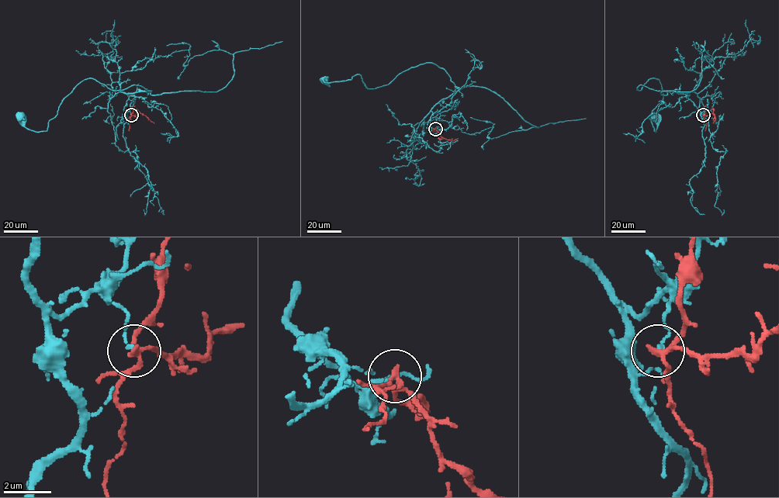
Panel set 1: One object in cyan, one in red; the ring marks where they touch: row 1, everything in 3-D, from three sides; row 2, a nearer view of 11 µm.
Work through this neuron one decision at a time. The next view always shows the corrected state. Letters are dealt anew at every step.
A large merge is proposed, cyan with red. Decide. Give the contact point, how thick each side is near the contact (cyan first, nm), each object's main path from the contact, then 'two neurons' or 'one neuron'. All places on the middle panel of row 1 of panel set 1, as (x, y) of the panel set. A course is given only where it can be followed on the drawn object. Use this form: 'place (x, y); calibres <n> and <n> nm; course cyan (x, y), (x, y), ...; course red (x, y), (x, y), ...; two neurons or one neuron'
place (435, 129); calibres 120 and 180 nm; course cyan (435, 128), (427, 125), (431, 109), (455, 84), (432, 63), (375, 88), (359, 74), (323, 80); course red (435, 128), (444, 138), (452, 140), (458, 138); two neurons

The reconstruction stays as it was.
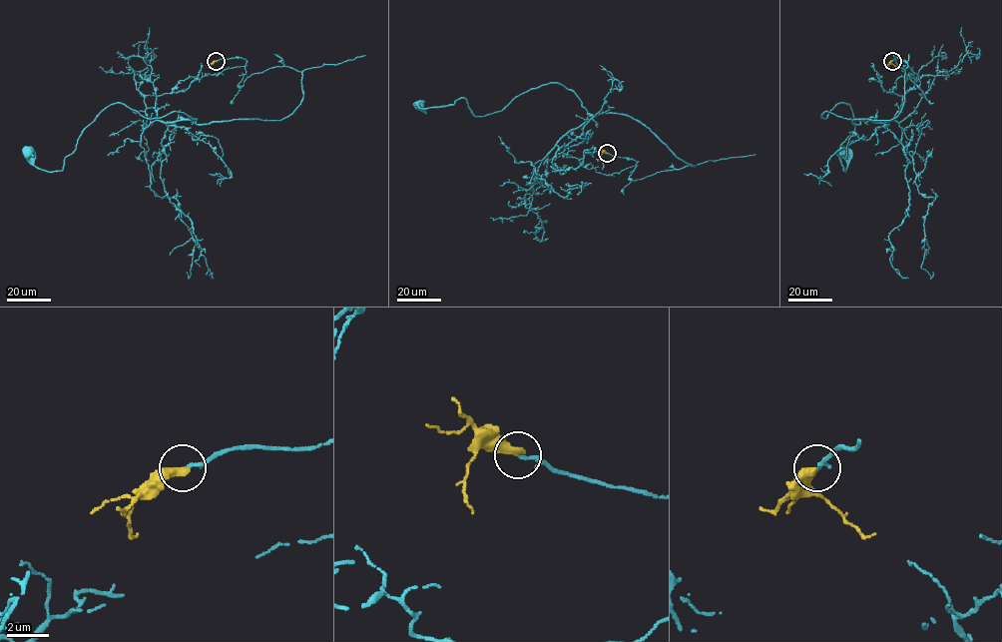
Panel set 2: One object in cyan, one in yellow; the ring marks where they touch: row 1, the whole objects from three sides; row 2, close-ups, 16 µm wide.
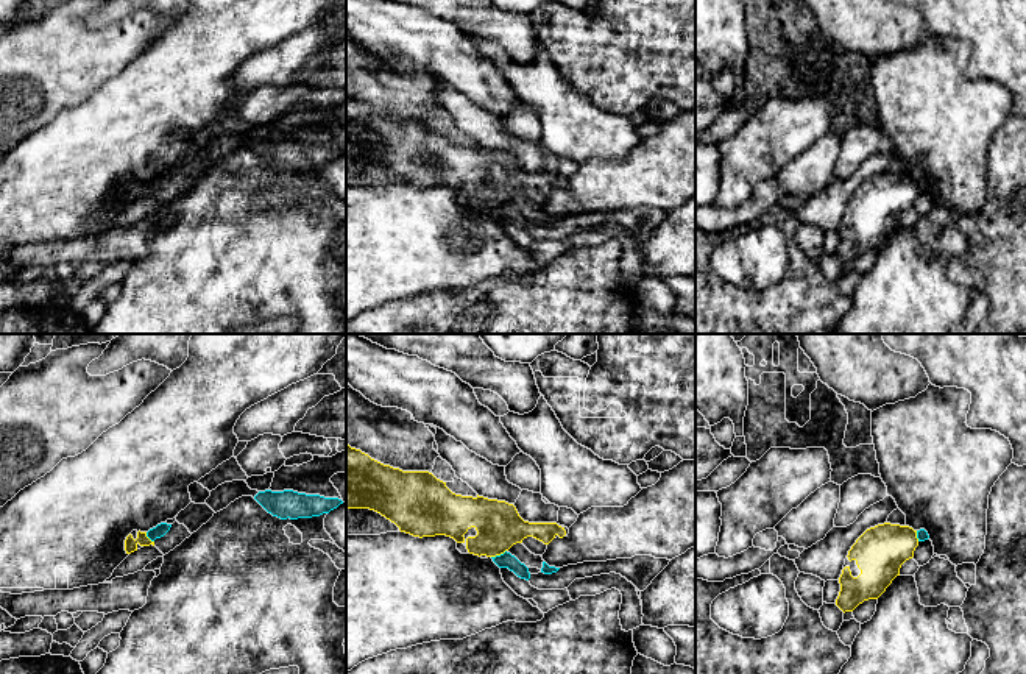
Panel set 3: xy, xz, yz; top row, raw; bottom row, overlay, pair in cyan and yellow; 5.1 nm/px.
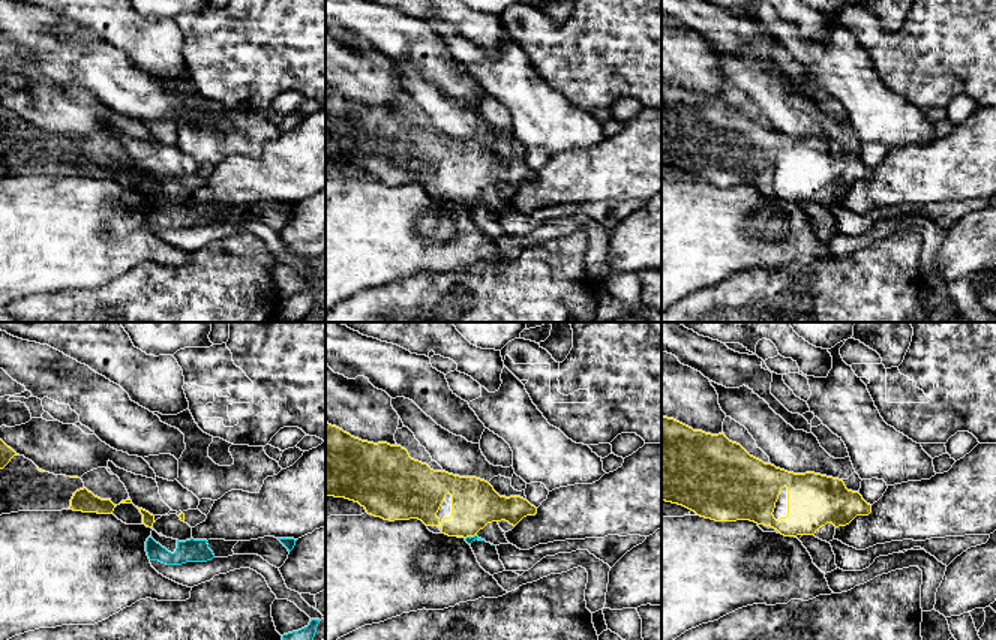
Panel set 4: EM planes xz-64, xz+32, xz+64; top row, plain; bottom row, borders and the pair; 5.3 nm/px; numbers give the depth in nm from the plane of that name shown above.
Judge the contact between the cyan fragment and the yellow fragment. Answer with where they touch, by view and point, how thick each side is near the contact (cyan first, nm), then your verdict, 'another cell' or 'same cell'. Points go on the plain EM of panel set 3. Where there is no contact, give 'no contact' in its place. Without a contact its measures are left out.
contact xz (498, 206); calibres 80 and 240 nm; same cell

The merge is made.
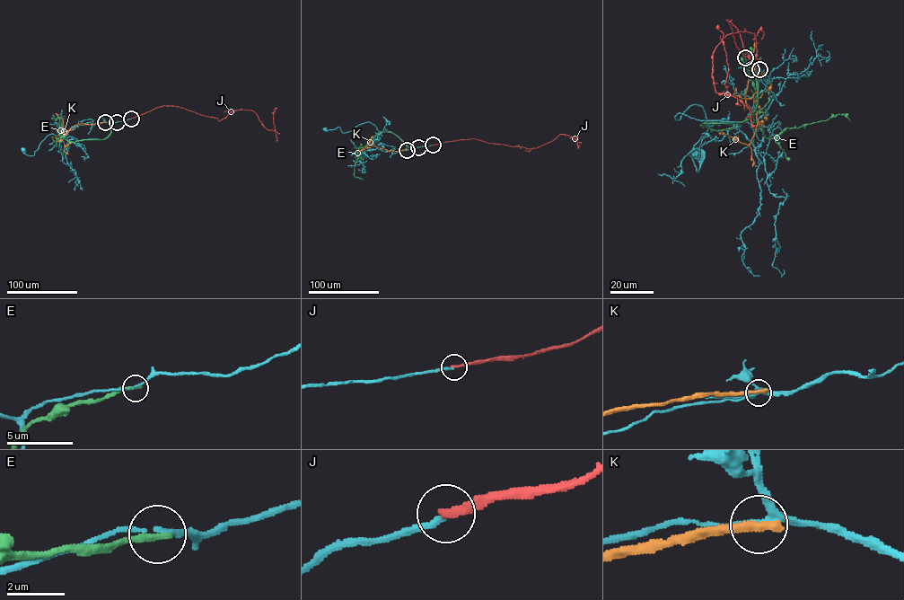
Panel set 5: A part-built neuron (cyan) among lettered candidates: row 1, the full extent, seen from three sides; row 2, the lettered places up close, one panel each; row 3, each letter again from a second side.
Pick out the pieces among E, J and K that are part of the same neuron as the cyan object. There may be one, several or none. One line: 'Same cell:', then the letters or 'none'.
Same cell: none

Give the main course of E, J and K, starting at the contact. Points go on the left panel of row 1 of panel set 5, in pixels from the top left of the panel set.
E: (117, 122), (110, 125), (110, 133), (103, 139), (74, 142), (60, 137), (56, 145), (52, 137), (61, 139)
J: (131, 119), (163, 106), (219, 120), (246, 110), (275, 130), (276, 108)
K: (105, 122), (76, 124), (62, 138), (65, 146), (71, 143)

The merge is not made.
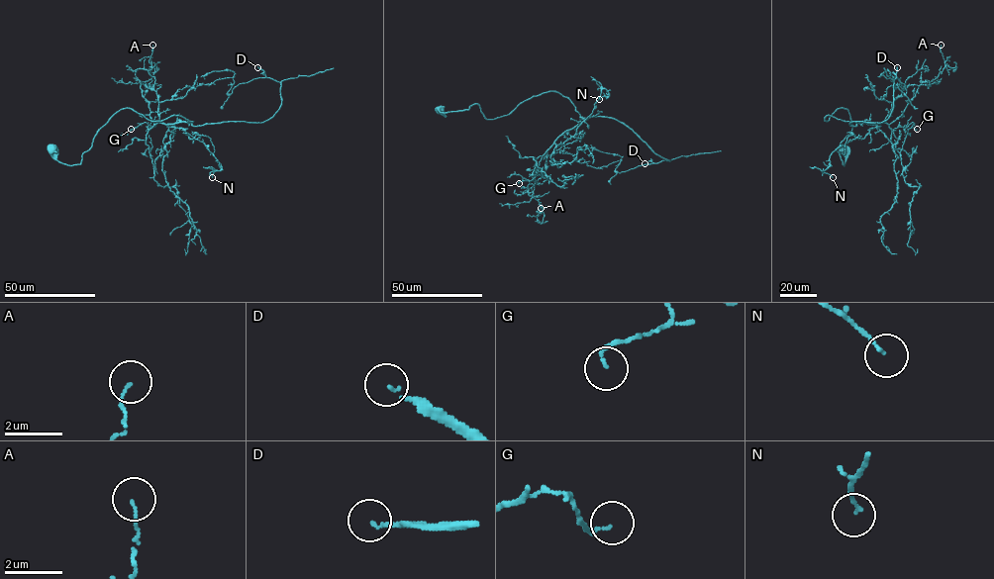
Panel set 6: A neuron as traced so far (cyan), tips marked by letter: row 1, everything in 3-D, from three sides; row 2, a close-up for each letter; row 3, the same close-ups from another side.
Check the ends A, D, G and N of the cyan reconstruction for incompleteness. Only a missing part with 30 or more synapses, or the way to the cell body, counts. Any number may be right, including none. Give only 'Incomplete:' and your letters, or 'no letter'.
Incomplete: D

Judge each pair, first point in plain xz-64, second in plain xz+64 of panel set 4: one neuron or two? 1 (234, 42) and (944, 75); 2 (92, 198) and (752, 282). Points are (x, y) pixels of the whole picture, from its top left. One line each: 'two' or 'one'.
1: one
2: two

